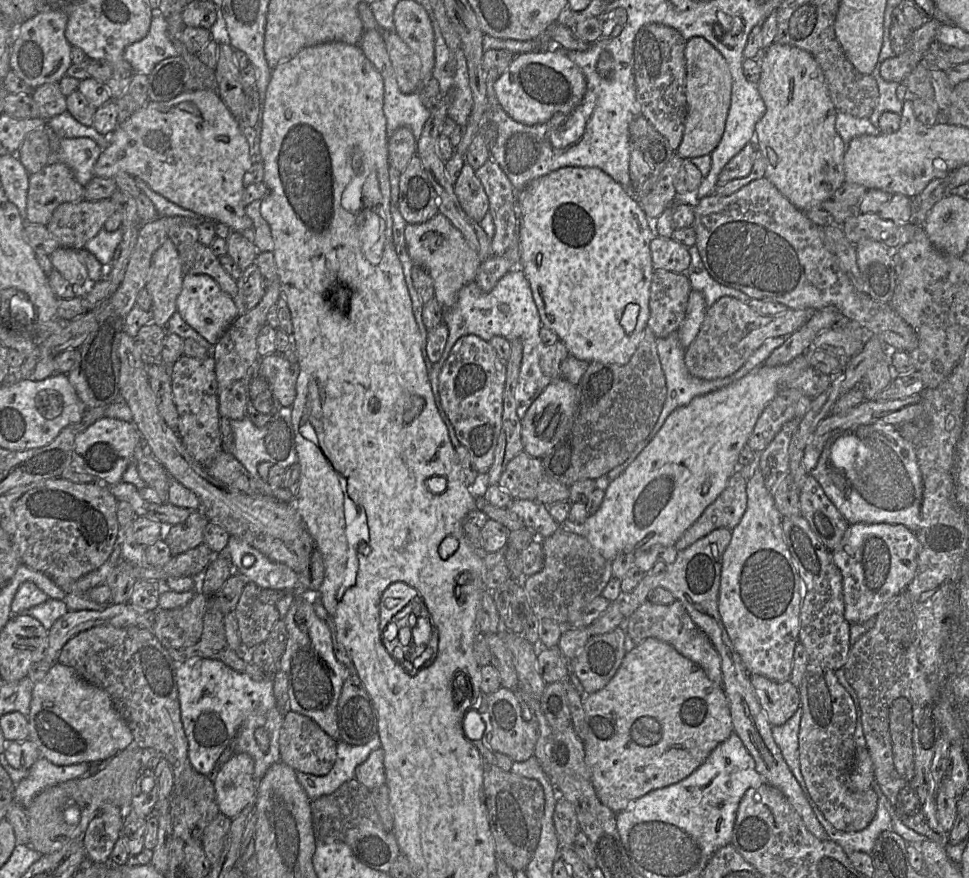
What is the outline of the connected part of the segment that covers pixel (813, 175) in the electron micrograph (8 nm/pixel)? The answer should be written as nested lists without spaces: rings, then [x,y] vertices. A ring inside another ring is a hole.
[[[773,42],[758,59],[761,72],[757,89],[766,112],[756,123],[753,143],[765,161],[765,178],[797,209],[807,211],[816,204],[831,200],[835,191],[845,183],[845,145],[835,129],[837,110],[824,74],[809,52]]]

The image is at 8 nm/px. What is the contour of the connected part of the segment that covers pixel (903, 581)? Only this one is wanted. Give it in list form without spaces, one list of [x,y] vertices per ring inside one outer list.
[[[850,524],[839,546],[832,552],[833,561],[843,578],[844,616],[849,624],[863,623],[878,613],[912,581],[917,570],[920,542],[915,534],[902,524]]]

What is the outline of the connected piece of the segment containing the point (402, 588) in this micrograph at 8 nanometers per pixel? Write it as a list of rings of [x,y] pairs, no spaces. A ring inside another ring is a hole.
[[[402,582],[391,584],[381,597],[379,621],[381,633],[385,631],[393,617],[417,597],[418,593],[413,587]]]

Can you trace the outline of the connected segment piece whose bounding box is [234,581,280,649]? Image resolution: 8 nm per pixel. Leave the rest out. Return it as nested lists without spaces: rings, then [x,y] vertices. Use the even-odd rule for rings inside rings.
[[[247,581],[234,610],[242,644],[249,649],[267,640],[280,616],[275,605],[260,601],[260,592],[259,586]]]

